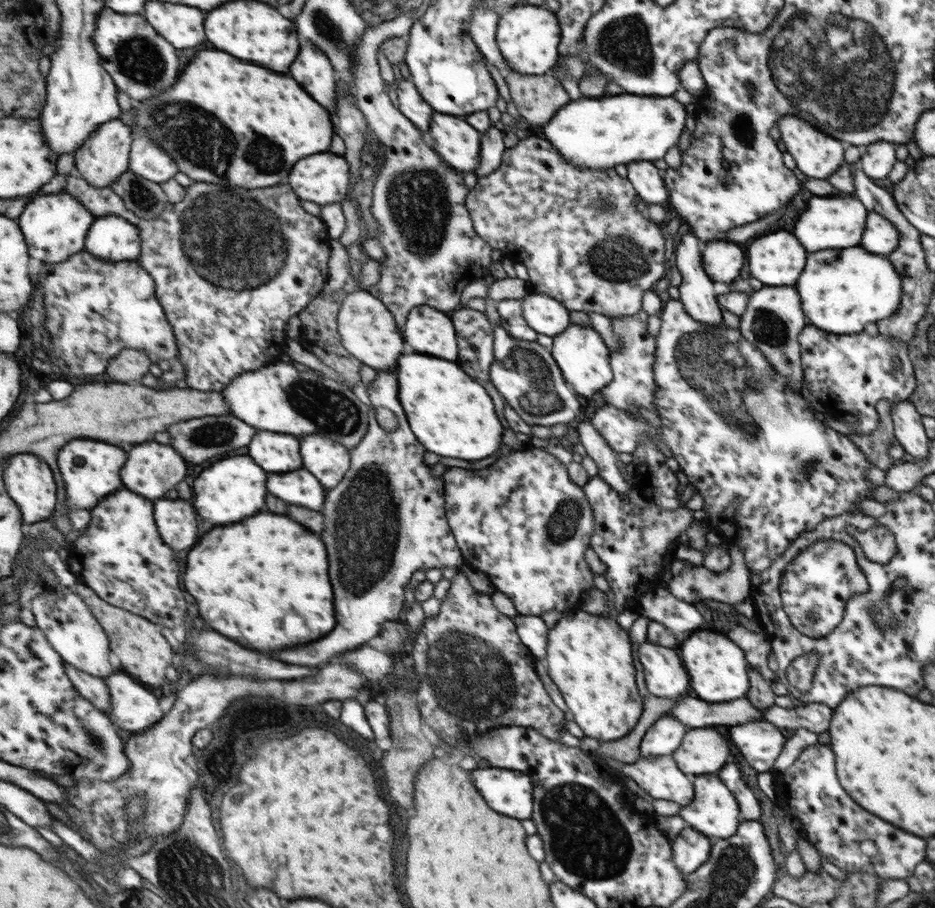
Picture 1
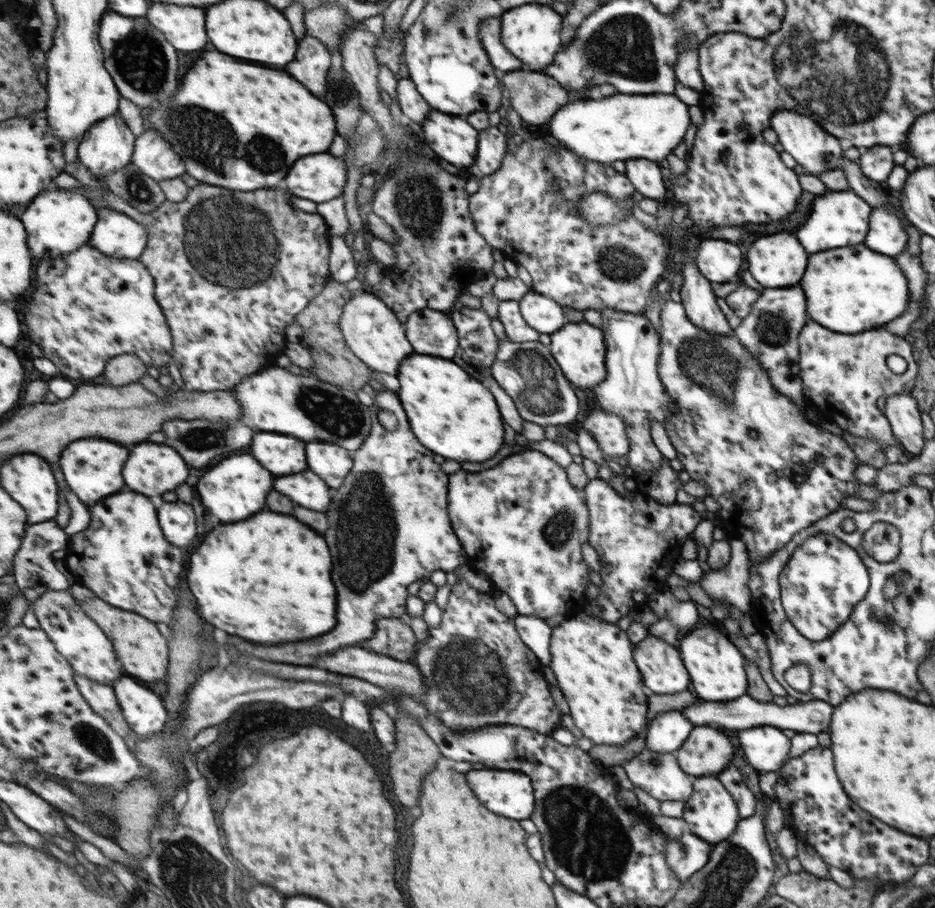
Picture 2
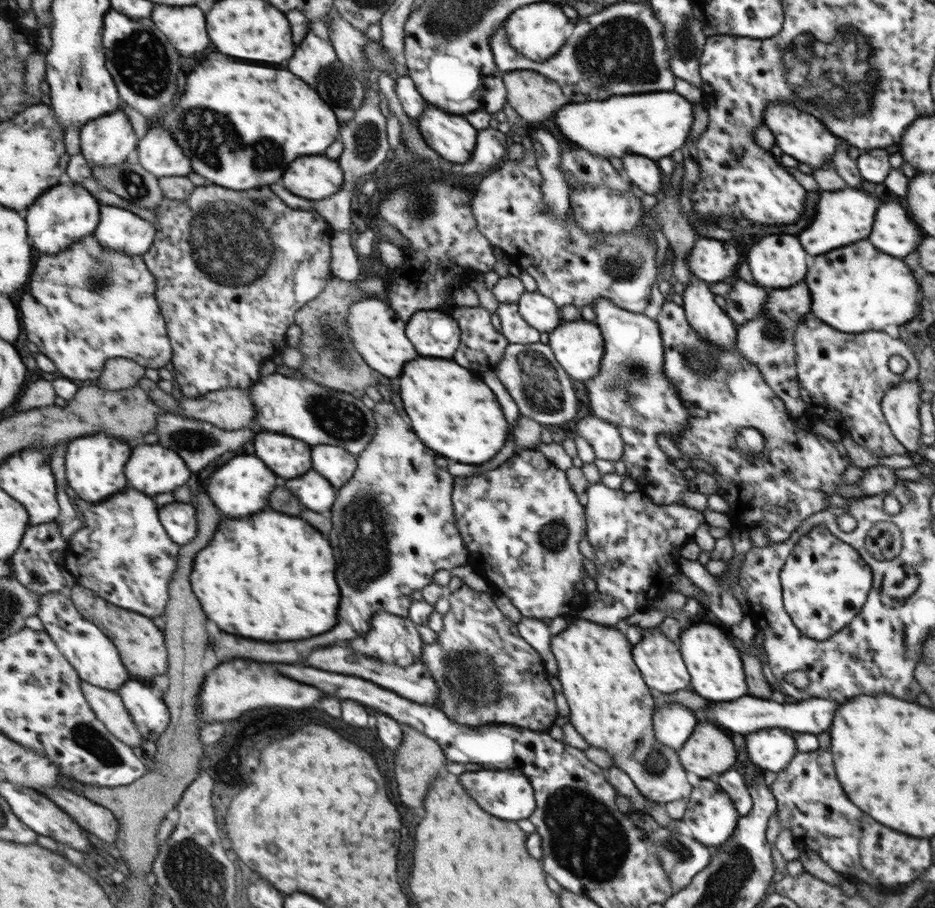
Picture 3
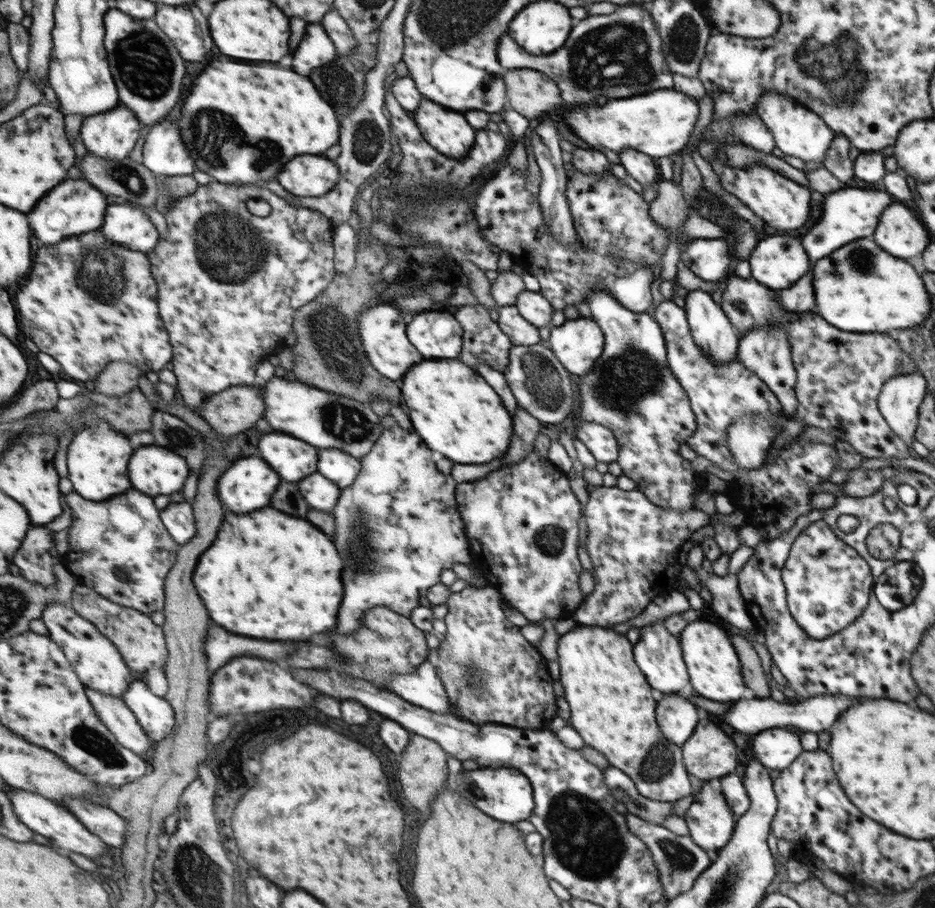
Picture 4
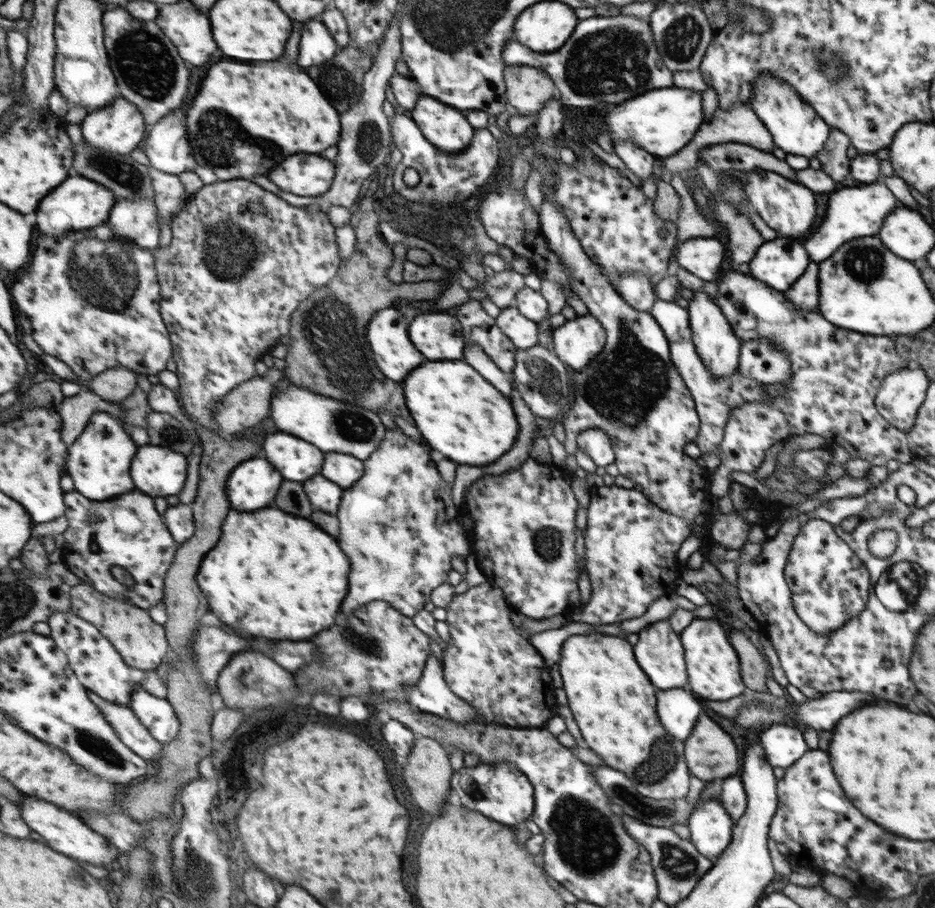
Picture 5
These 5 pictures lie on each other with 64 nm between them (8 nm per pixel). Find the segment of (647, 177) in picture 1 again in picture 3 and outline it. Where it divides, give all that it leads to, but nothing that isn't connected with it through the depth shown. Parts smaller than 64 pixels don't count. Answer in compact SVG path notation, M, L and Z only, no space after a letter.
M625 154L623 158L623 176L635 184L637 188L641 188L645 194L653 194L659 198L661 194L661 170L659 166L655 166L655 160L649 160L645 156L637 156L637 154Z

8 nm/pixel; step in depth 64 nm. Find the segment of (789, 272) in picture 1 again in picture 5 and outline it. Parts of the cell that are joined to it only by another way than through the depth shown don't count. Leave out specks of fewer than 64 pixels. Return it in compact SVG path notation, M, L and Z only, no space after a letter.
M775 238L757 248L757 256L753 256L753 264L749 264L749 274L757 276L755 280L765 280L769 288L777 288L779 292L787 290L805 270L809 258L795 240Z

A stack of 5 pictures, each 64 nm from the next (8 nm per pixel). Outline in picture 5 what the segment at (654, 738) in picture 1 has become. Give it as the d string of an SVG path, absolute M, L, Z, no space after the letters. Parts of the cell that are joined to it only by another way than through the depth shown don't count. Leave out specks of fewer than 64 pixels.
M681 688L657 690L657 712L661 716L661 724L669 728L673 738L687 738L695 728L701 706L691 692Z

